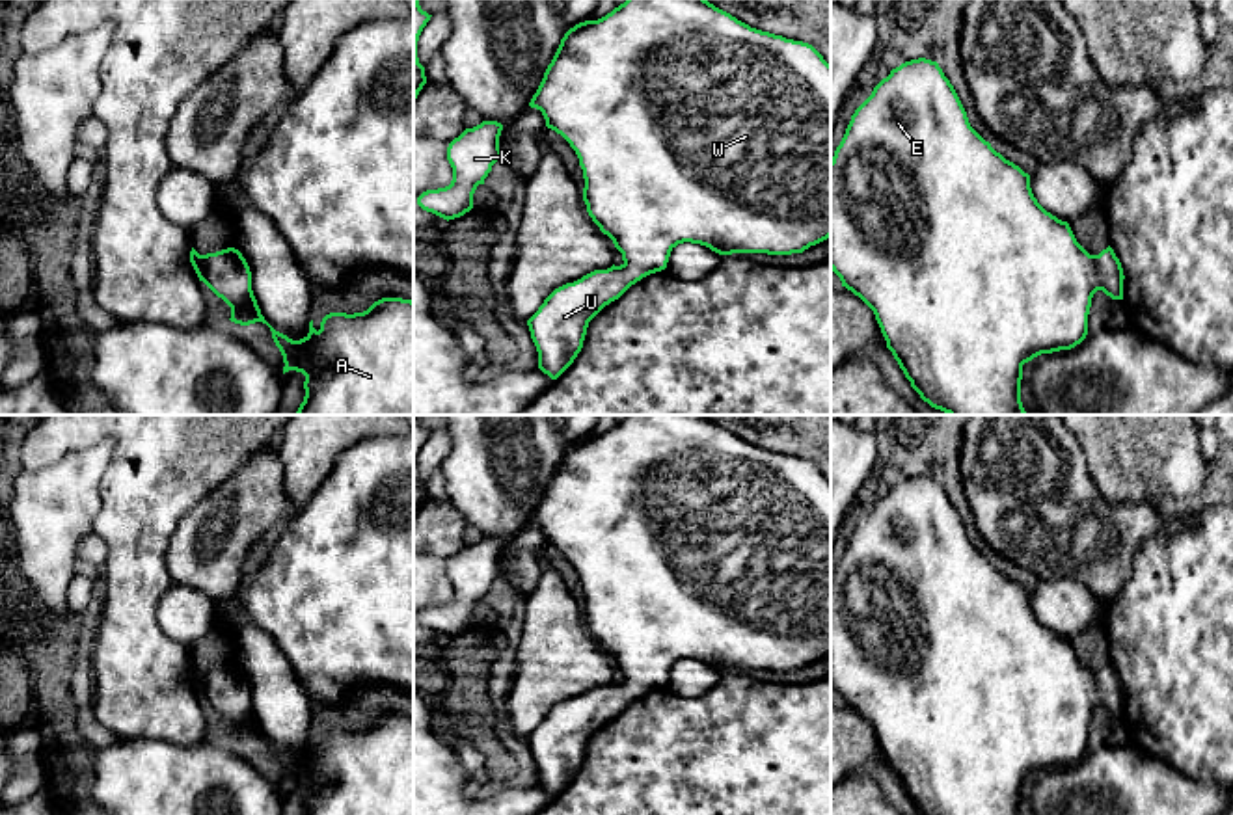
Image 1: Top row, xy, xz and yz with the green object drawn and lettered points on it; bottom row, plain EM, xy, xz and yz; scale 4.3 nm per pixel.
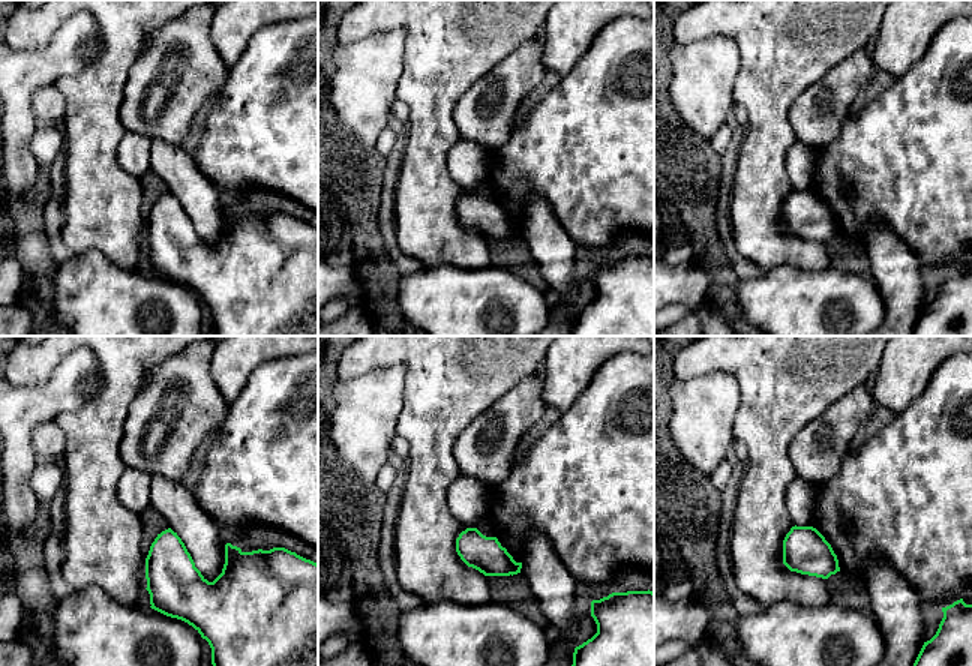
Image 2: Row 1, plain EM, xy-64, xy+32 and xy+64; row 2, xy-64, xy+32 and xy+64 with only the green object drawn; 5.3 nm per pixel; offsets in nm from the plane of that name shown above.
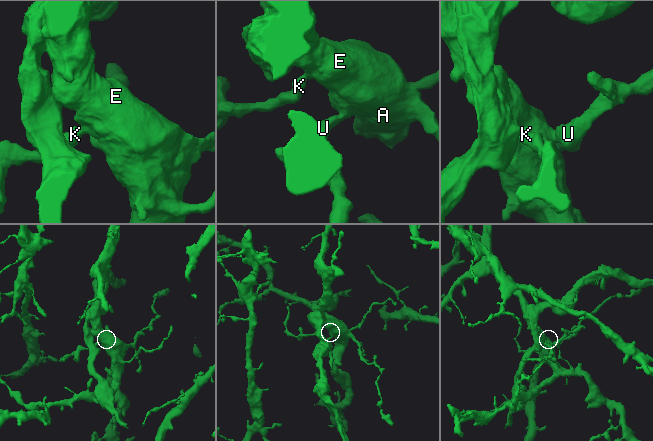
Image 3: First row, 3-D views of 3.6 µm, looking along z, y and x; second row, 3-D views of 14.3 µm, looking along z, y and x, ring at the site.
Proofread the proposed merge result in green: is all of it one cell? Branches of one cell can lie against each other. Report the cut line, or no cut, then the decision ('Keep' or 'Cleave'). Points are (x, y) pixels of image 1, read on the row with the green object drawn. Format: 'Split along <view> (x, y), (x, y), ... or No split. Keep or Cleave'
No split. Keep

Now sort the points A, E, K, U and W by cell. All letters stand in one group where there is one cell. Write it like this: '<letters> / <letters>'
A E K U W

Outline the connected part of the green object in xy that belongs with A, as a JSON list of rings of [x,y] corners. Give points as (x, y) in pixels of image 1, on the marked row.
[[[194,247],[190,262],[218,298],[231,307],[231,322],[250,326],[263,322],[283,355],[283,374],[289,370],[305,376],[305,396],[296,415],[413,415],[413,301],[382,298],[363,313],[330,313],[320,329],[309,322],[309,333],[292,341],[276,331],[261,314],[251,290],[251,272],[235,247],[199,255]]]

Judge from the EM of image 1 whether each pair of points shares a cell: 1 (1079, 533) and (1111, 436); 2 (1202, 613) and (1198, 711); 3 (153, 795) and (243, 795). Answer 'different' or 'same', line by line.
1: different
2: same
3: same

